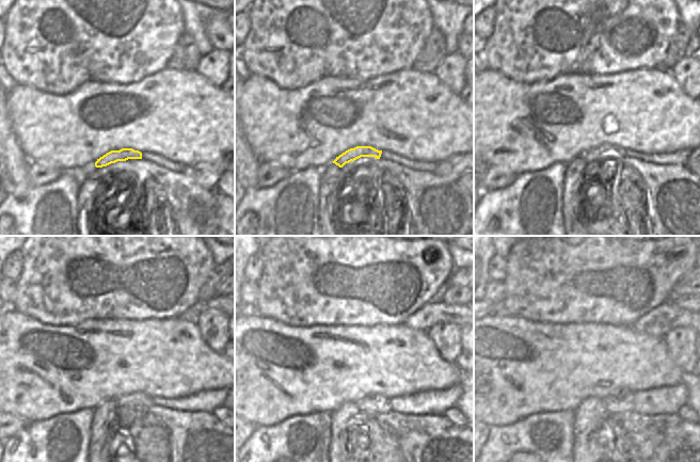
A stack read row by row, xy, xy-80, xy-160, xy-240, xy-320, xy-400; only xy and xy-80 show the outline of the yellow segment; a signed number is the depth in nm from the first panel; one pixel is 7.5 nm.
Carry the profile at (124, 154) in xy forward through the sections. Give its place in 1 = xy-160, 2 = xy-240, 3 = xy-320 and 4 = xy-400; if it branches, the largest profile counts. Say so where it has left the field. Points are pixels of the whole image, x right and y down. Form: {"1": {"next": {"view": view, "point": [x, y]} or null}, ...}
{"1": {"next": {"view": "xy-160", "point": [607, 150]}}, "2": {"next": {"view": "xy-240", "point": [142, 401]}}, "3": {"next": {"view": "xy-320", "point": [371, 404]}}, "4": {"next": {"view": "xy-400", "point": [622, 403]}}}

